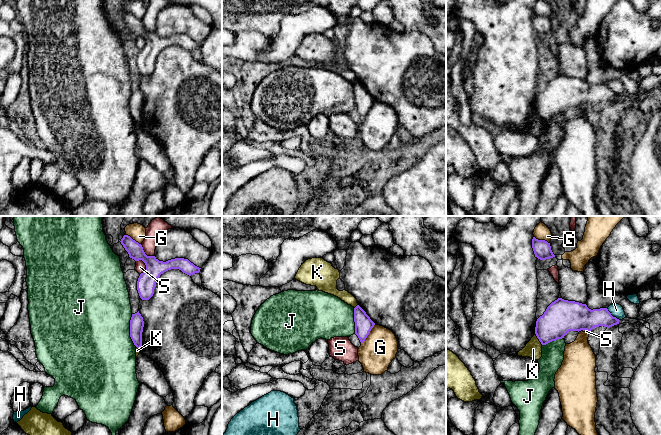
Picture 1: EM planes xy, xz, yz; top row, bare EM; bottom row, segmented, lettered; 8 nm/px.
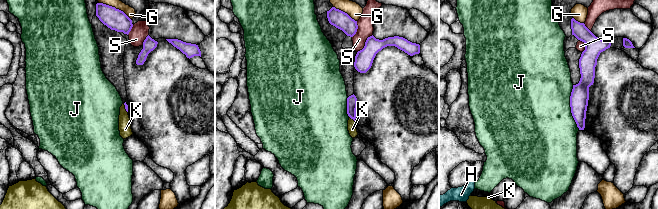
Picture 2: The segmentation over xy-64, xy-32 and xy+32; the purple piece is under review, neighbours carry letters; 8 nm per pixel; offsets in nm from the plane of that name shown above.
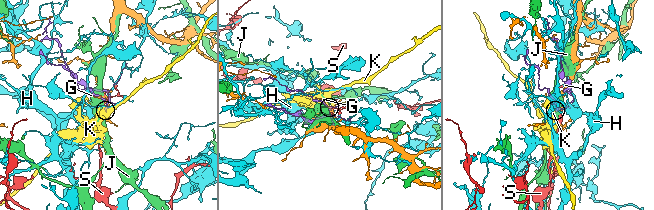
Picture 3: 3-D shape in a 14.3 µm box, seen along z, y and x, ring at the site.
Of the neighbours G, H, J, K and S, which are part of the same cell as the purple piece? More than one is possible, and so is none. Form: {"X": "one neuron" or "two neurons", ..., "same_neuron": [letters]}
{"G": "two neurons", "H": "two neurons", "J": "two neurons", "K": "two neurons", "S": "two neurons", "same_neuron": []}

